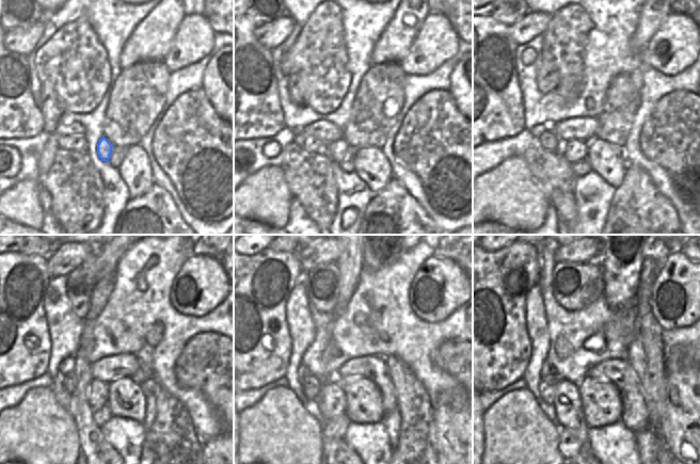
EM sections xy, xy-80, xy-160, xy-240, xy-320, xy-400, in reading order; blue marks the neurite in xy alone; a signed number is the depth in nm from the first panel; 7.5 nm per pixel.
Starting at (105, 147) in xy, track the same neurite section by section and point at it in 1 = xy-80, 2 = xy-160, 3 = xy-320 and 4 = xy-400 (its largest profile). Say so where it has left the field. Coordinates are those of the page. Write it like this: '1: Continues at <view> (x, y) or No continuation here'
1: Continues at xy-80 (339, 150)
2: Continues at xy-160 (574, 150)
3: Continues at xy-320 (332, 402)
4: Continues at xy-400 (567, 402).

